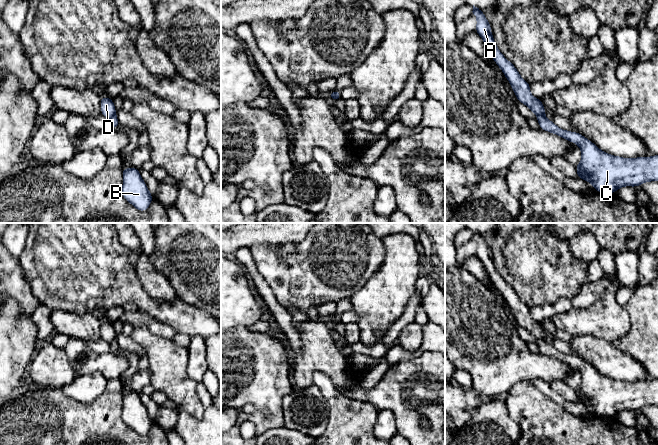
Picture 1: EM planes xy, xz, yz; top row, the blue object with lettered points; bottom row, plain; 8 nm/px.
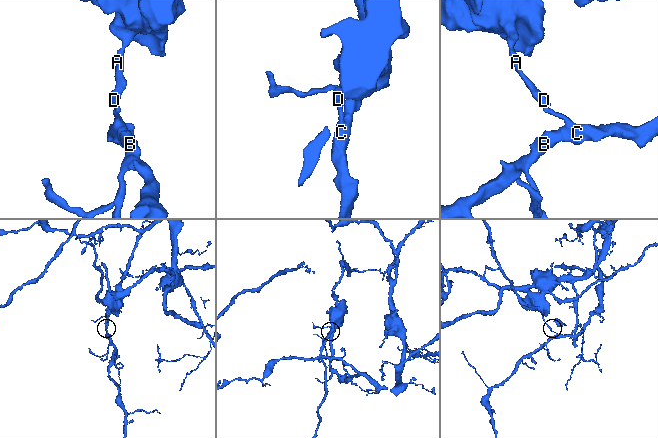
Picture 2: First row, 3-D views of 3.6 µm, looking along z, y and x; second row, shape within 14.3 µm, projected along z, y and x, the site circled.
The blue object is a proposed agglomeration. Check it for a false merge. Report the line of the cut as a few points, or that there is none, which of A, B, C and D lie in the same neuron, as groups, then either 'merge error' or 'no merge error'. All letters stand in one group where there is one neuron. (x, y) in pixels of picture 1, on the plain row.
cut in yz along (537, 339), (544, 340); A D / B C; merge error

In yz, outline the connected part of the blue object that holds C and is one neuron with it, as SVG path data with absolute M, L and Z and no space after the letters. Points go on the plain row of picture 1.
M537 340L536 343L541 354L580 371L582 383L575 389L577 403L591 407L595 415L613 418L624 410L637 412L645 406L658 406L658 379L636 382L610 379L578 356L563 354L545 340Z

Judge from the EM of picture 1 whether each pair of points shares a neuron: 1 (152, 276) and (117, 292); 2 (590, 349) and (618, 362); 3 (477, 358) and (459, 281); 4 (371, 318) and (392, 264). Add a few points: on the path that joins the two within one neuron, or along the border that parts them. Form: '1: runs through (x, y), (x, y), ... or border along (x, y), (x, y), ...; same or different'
1: border along (134, 269), (142, 288), (151, 297), (156, 299); different
2: runs through (597, 352), (611, 362); same
3: runs through (477, 339), (476, 332), (459, 314), (459, 300); same
4: runs through (379, 305), (392, 285), (392, 277); same

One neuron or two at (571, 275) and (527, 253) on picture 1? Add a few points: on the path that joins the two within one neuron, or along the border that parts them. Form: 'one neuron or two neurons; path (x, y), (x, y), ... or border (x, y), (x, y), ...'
one neuron; path (560, 275), (545, 271), (538, 264)

